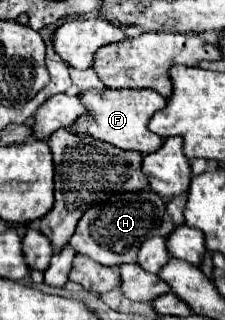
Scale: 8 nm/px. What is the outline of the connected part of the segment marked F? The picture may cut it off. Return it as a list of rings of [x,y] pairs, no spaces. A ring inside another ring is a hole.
[[[89,89],[85,93],[81,91],[79,99],[85,105],[85,113],[79,115],[79,119],[71,125],[71,131],[75,135],[89,135],[89,137],[105,141],[109,145],[115,145],[123,151],[139,151],[141,155],[147,155],[161,147],[163,139],[147,129],[147,123],[153,117],[153,113],[163,109],[167,103],[167,99],[161,97],[157,91],[151,91],[151,89],[103,89],[99,93],[95,89]]]

